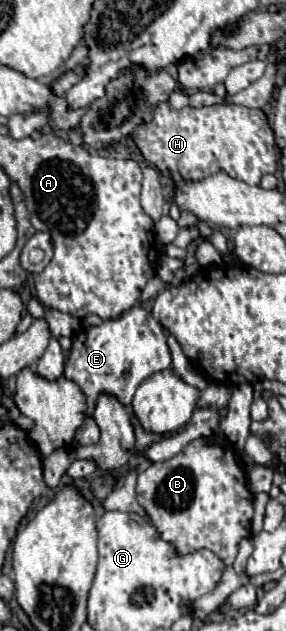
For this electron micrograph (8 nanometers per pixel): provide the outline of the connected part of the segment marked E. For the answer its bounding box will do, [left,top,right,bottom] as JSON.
[65,306,171,416]

